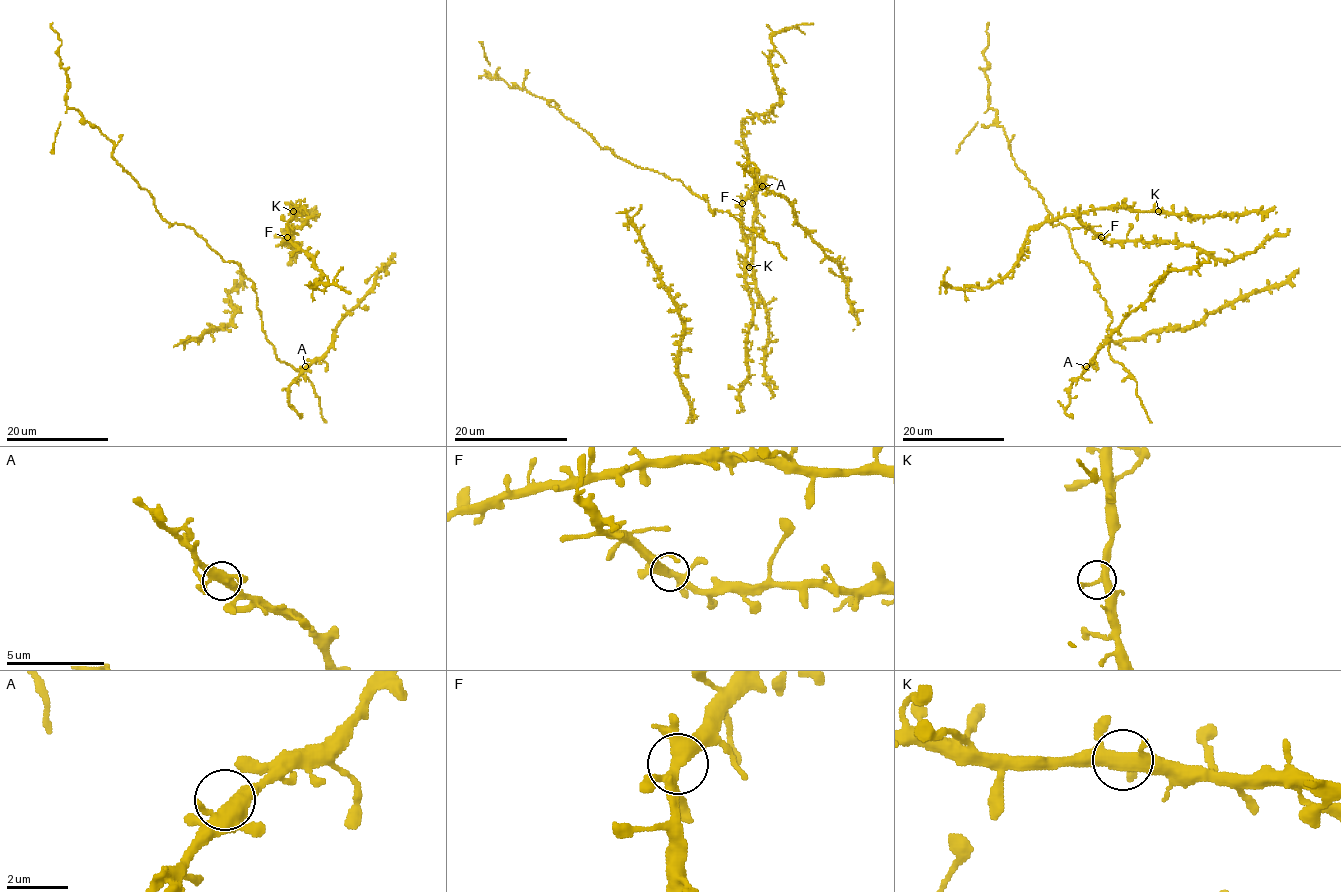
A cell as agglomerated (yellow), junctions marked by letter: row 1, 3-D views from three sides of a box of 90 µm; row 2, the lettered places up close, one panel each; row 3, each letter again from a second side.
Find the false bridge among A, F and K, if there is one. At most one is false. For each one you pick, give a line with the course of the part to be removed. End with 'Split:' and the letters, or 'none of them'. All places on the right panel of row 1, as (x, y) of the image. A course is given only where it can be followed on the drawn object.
Split: none of them

